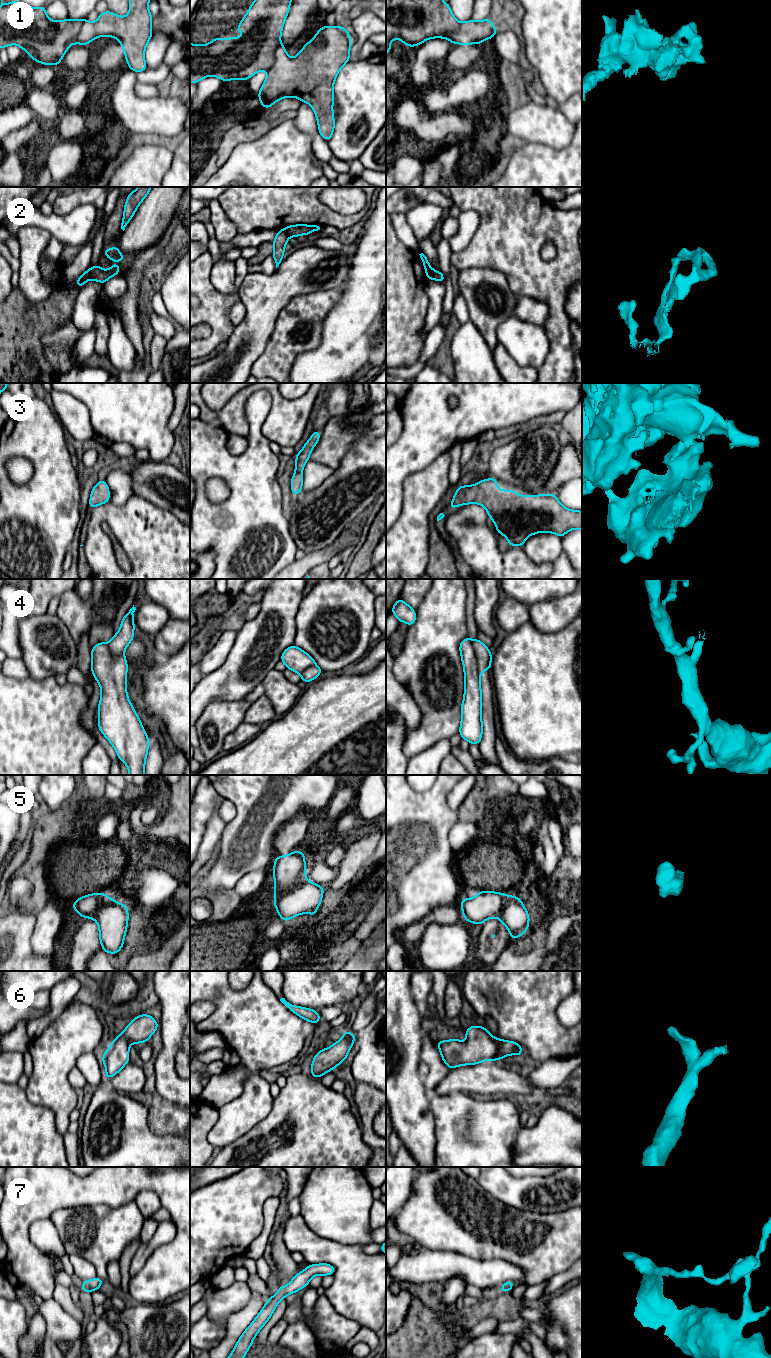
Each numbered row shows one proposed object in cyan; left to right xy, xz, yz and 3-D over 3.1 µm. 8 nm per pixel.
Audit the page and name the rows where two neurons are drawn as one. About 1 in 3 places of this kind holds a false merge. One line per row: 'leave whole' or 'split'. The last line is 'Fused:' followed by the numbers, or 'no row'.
1: split
2: split
3: leave whole
4: split
5: leave whole
6: leave whole
7: leave whole
Fused: 1, 2, 4

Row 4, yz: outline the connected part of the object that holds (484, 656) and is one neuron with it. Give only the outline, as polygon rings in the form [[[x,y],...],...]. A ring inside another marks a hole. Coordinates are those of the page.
[[[477,638],[472,640],[472,644],[477,656],[479,673],[485,670],[491,671],[492,653],[490,650],[483,642],[479,641]]]

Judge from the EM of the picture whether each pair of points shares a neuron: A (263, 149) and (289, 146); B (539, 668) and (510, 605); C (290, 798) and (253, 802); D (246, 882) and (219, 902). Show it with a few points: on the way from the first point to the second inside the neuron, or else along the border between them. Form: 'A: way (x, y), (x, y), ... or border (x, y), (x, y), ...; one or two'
A: way (269, 149), (283, 149); one
B: border (528, 621), (507, 634); two
C: way (281, 798), (266, 798), (262, 802); one
D: border (211, 896), (233, 889), (245, 904); two

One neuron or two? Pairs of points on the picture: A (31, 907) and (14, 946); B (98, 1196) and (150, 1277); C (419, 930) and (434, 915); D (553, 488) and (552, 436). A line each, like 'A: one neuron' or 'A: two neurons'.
A: two neurons
B: one neuron
C: one neuron
D: two neurons

